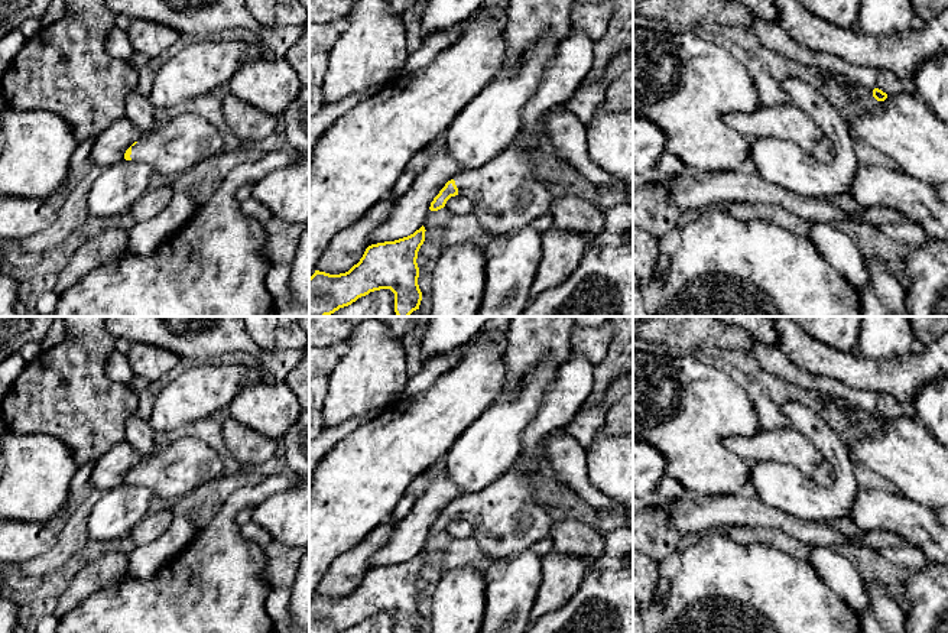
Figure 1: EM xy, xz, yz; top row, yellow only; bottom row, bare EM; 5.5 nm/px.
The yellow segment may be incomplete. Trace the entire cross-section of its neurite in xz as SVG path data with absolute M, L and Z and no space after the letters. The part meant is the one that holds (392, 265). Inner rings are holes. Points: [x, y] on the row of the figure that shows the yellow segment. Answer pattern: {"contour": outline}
{"contour": "M425 227L413 234L371 244L348 272L329 275L315 270L309 277L309 316L327 316L358 298L380 289L395 293L395 312L409 316L419 309L418 251L425 241Z"}

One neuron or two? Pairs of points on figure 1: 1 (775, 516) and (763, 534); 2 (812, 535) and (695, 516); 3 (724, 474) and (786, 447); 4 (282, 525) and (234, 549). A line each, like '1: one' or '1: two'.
1: two
2: one
3: two
4: two

